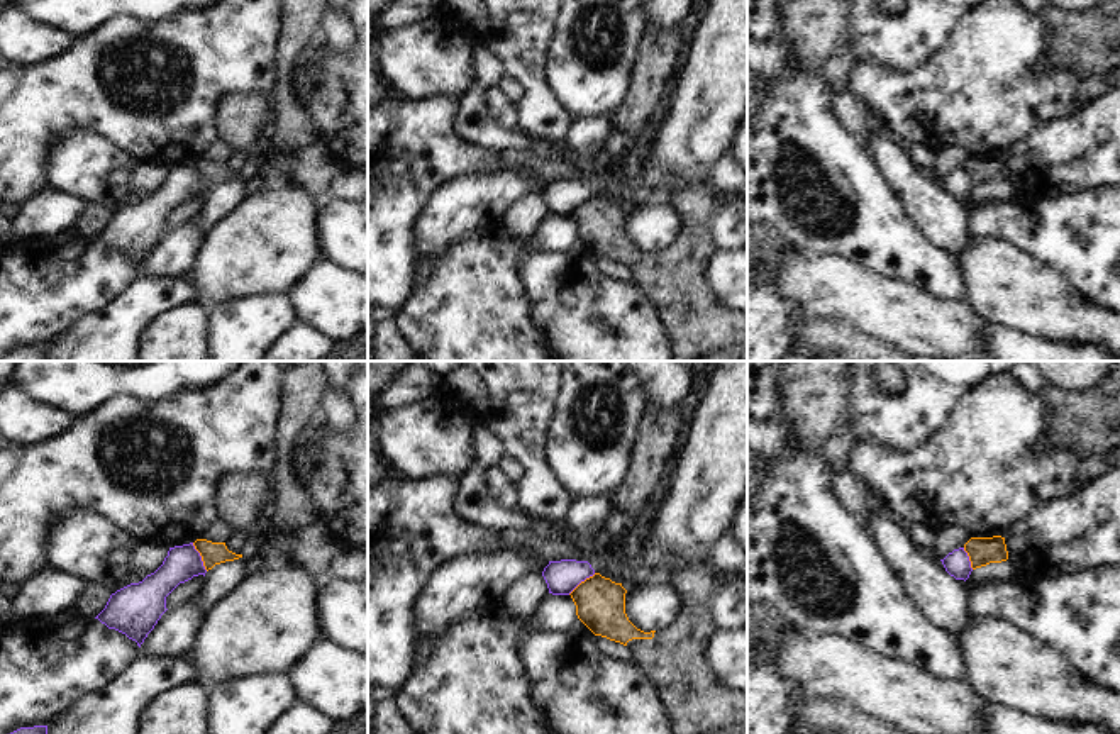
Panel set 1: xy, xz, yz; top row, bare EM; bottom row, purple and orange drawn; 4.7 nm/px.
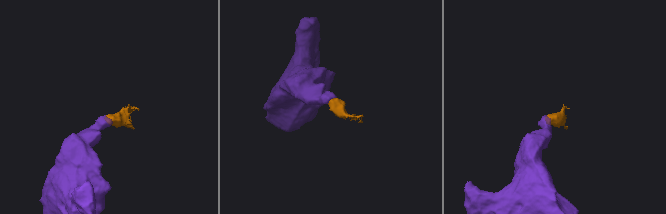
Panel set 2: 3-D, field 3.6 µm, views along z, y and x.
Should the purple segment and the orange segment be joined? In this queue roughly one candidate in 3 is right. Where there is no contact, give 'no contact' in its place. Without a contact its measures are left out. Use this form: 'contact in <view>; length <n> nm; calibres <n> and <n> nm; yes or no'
contact in xy; length 150 nm; calibres 160 and 110 nm; no

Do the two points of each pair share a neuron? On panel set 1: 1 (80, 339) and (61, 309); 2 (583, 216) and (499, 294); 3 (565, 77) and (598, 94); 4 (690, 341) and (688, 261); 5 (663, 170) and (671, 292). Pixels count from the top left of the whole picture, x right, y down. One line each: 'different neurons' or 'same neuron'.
1: different neurons
2: different neurons
3: same neuron
4: same neuron
5: different neurons

